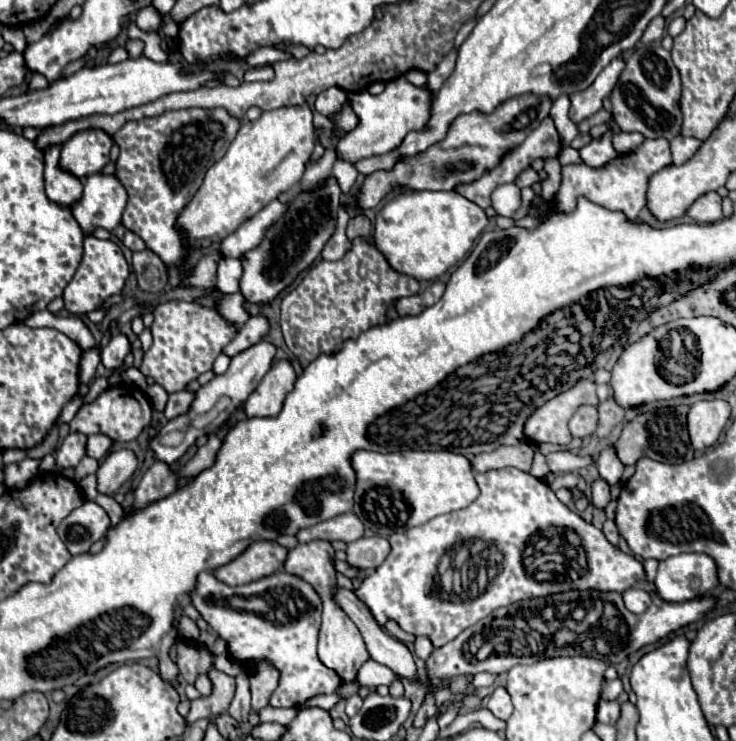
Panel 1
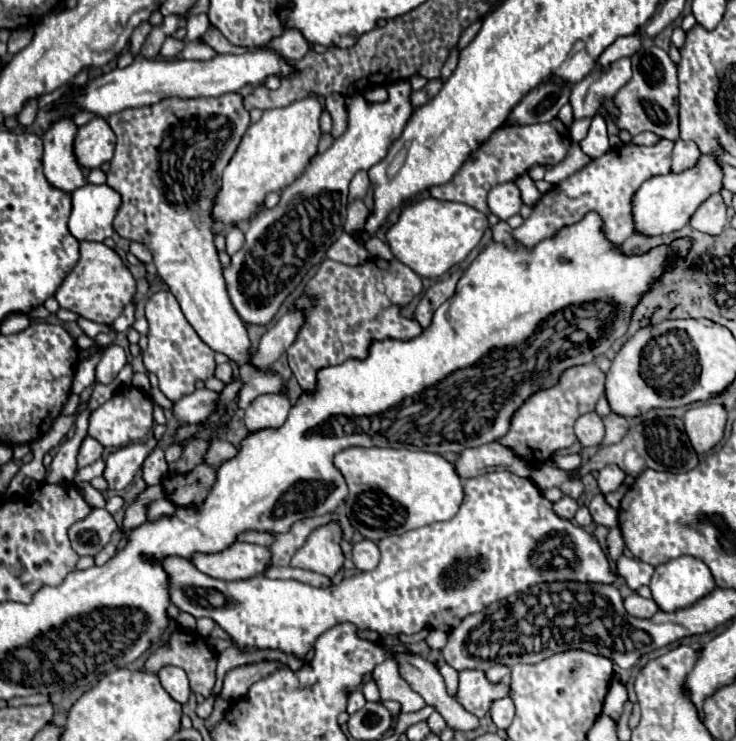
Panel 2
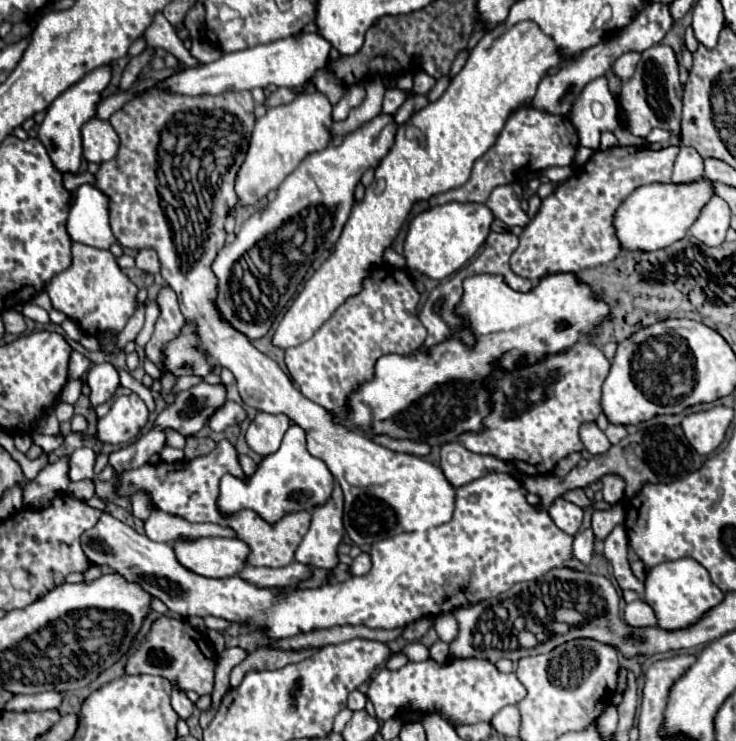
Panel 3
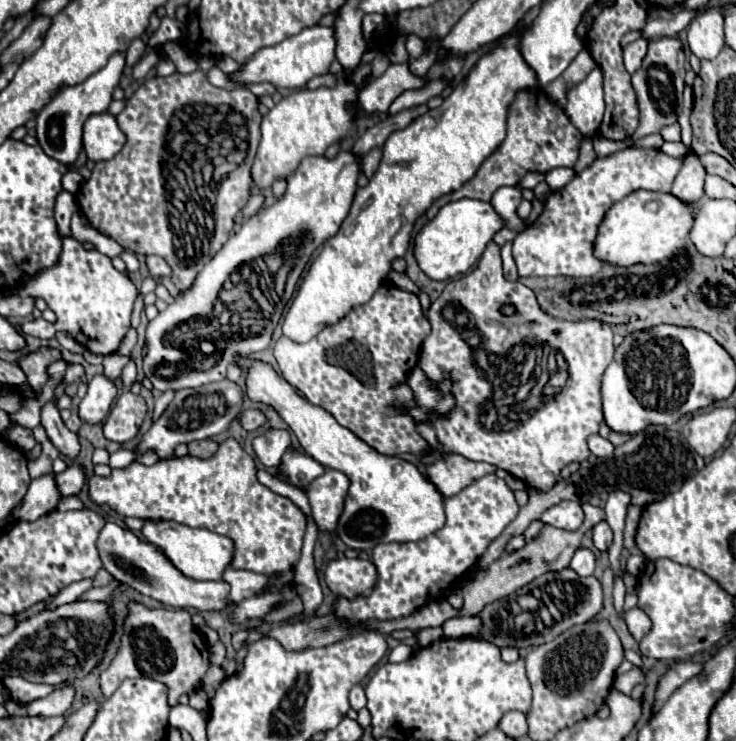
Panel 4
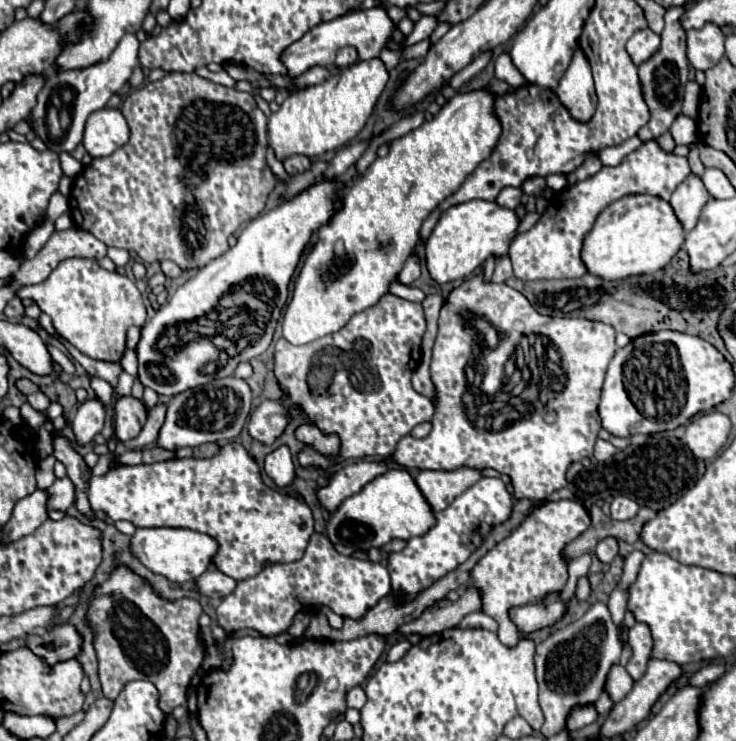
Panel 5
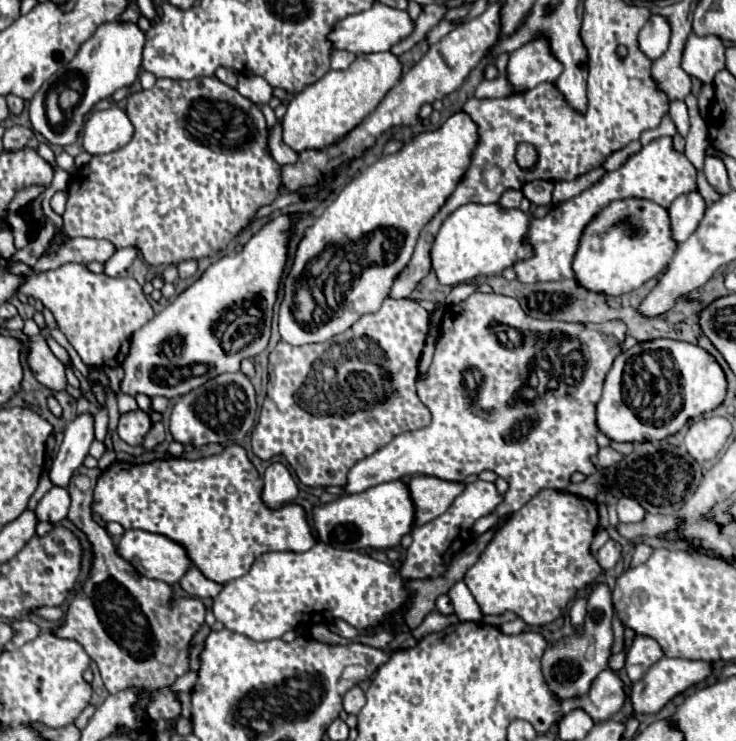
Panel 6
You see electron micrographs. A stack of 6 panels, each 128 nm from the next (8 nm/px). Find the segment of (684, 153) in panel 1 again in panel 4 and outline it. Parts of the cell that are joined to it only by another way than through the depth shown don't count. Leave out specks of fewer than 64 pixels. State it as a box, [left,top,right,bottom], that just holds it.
[672,152,706,202]

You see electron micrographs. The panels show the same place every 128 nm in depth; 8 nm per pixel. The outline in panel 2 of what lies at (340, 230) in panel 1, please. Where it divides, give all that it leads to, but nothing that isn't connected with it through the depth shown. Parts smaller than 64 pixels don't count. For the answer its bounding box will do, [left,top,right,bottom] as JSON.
[326,170,370,264]

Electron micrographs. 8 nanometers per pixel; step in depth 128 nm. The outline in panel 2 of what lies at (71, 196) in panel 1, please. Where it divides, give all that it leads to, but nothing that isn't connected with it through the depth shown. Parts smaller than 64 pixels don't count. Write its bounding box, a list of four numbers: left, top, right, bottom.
[42,118,84,192]

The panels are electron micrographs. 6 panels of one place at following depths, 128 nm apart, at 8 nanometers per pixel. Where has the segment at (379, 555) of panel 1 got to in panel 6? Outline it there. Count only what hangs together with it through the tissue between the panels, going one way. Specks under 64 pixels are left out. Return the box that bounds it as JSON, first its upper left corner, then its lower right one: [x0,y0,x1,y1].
[212,538,406,640]

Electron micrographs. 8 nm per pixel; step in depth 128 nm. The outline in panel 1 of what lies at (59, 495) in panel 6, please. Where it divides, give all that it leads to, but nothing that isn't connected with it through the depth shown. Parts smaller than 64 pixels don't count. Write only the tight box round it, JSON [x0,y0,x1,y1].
[86,434,114,460]

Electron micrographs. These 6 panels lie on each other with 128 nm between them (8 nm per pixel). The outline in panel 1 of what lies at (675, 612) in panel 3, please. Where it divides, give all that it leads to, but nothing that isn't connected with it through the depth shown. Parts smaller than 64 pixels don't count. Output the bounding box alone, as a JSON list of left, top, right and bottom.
[654,554,716,602]

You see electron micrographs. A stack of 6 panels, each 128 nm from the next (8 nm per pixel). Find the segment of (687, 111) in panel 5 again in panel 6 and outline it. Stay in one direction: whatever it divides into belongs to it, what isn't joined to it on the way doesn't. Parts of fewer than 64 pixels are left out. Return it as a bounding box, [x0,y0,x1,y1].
[684,94,710,170]

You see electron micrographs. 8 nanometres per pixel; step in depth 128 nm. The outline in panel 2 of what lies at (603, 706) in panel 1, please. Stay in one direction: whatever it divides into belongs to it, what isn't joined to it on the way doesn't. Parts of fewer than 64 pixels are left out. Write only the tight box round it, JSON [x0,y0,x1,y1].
[602,682,628,720]

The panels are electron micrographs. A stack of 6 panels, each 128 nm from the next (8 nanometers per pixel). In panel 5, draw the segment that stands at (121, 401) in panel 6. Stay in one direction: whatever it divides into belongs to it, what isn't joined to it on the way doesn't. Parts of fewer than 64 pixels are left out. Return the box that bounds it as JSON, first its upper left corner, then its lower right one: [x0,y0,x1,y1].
[116,372,134,396]

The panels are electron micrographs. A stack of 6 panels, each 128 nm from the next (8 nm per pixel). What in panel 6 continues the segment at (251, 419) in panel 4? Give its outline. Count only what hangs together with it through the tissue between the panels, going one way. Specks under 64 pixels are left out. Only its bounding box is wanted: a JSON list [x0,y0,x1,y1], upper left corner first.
[252,298,430,486]

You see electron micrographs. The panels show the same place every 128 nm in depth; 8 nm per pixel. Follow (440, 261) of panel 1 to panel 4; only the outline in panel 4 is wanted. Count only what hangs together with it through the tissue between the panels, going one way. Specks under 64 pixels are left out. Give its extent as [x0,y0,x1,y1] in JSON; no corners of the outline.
[414,200,502,280]

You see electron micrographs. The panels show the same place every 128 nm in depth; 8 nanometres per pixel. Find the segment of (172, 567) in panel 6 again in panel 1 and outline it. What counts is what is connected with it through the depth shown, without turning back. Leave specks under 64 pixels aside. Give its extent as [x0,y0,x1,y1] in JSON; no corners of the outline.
[212,540,286,586]

